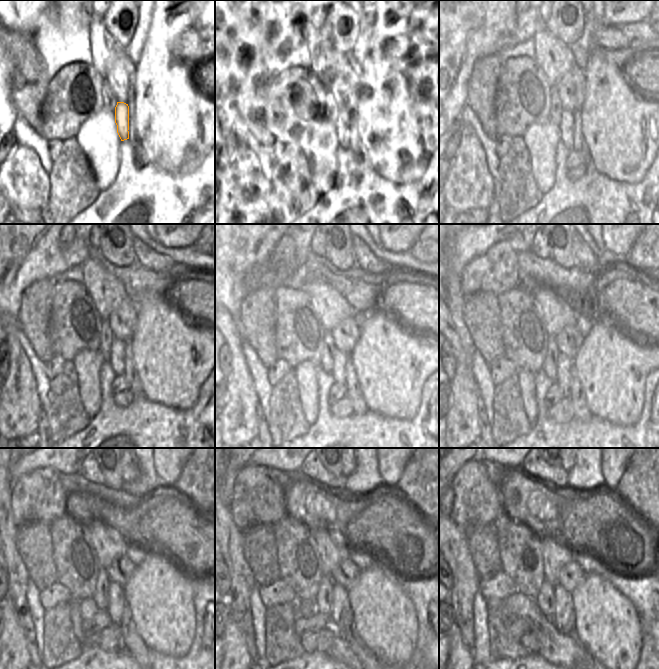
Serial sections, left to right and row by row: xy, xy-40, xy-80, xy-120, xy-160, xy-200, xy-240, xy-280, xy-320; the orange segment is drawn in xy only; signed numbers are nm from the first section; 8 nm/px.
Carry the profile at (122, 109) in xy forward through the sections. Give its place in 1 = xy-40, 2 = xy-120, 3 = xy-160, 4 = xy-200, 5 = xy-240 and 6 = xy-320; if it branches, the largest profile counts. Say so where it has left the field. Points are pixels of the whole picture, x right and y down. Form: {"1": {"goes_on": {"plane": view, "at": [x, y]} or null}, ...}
{"1": {"goes_on": {"plane": "xy-40", "at": [344, 119]}}, "2": {"goes_on": {"plane": "xy-120", "at": [118, 353]}}, "3": {"goes_on": {"plane": "xy-160", "at": [340, 360]}}, "4": {"goes_on": {"plane": "xy-200", "at": [565, 366]}}, "5": {"goes_on": {"plane": "xy-240", "at": [116, 606]}}, "6": {"goes_on": {"plane": "xy-320", "at": [564, 619]}}}

